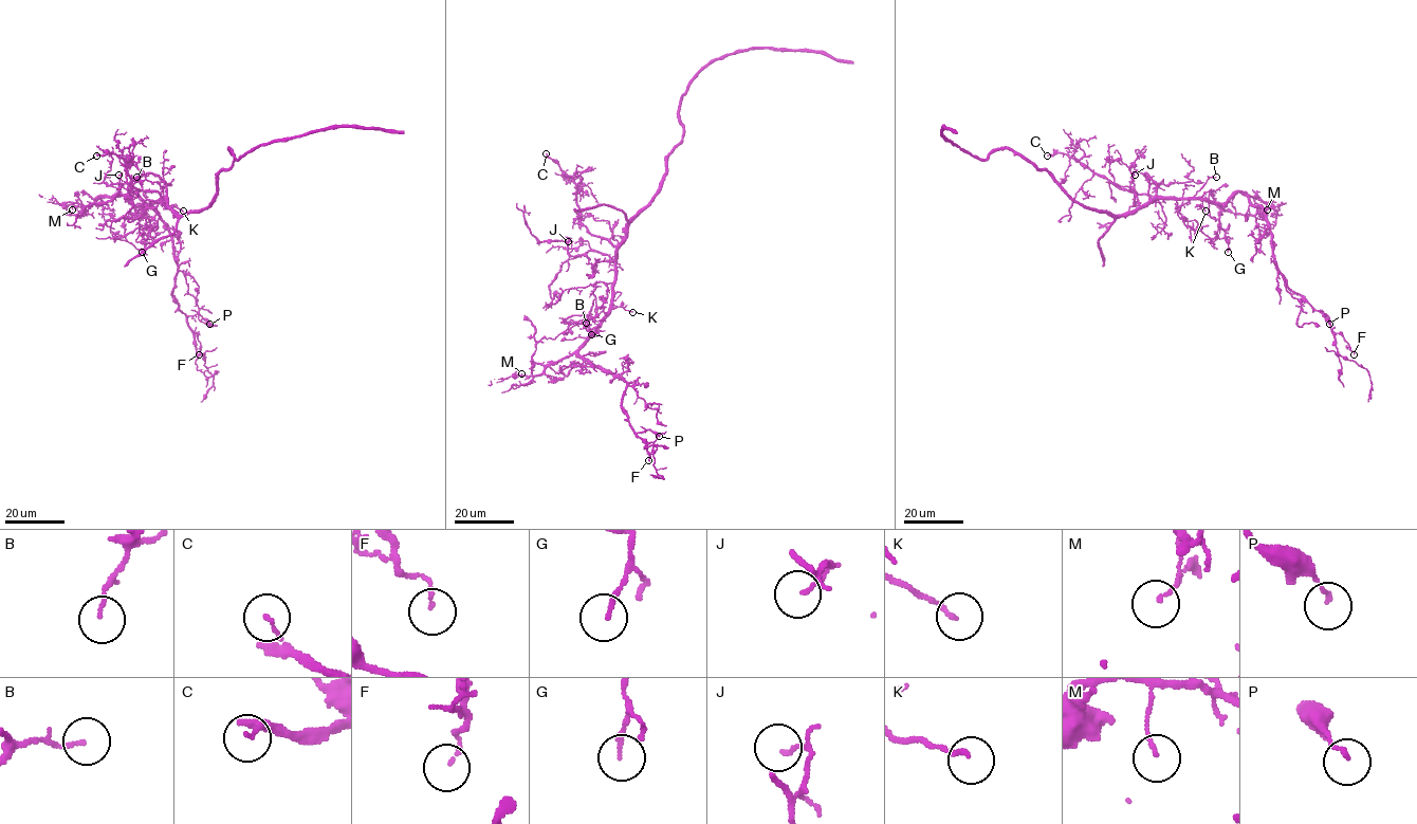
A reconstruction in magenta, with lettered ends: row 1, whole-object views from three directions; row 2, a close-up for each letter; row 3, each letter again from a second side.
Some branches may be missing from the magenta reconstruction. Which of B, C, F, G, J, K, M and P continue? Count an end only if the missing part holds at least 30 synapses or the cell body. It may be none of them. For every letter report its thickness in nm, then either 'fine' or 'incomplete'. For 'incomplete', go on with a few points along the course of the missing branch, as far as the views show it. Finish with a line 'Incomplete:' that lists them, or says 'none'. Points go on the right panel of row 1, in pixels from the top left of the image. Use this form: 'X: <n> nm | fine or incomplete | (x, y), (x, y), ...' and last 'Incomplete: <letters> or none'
B: 110 nm | fine
C: 100 nm | incomplete | (1047, 156), (1049, 153), (1043, 148), (1032, 148), (1040, 161), (1077, 199), (1077, 220), (1081, 230)
F: 110 nm | fine
G: 130 nm | fine
J: 110 nm | fine
K: 120 nm | fine
M: 100 nm | fine
P: 110 nm | fine
Incomplete: C

